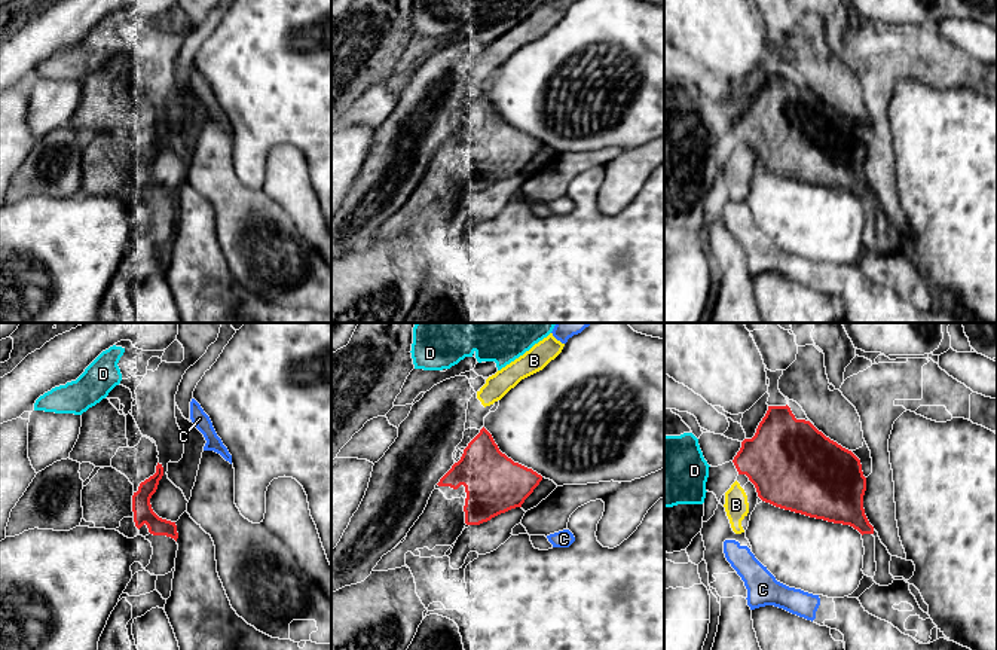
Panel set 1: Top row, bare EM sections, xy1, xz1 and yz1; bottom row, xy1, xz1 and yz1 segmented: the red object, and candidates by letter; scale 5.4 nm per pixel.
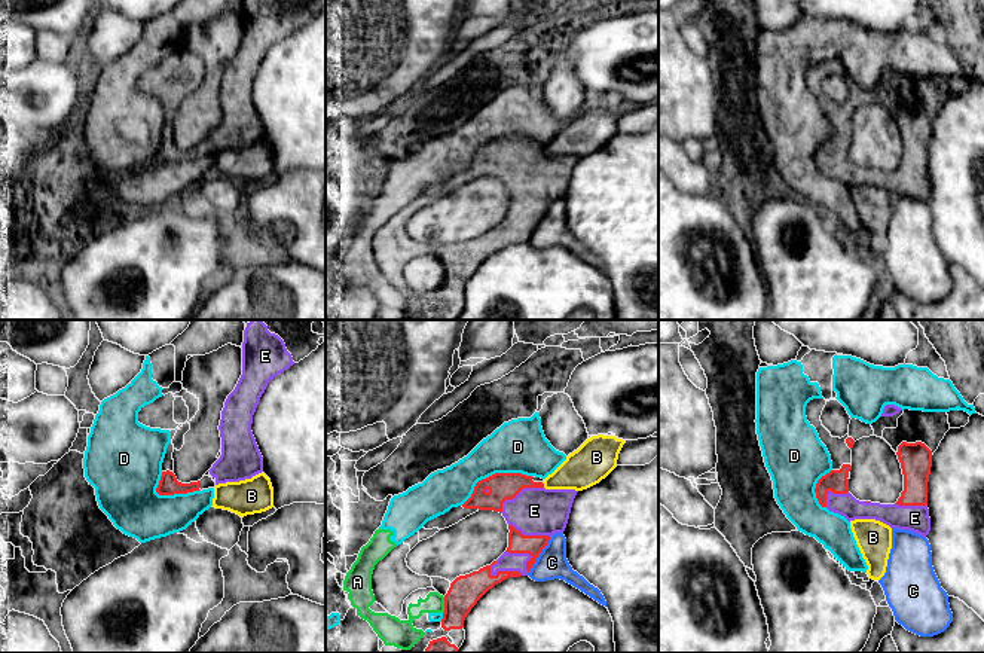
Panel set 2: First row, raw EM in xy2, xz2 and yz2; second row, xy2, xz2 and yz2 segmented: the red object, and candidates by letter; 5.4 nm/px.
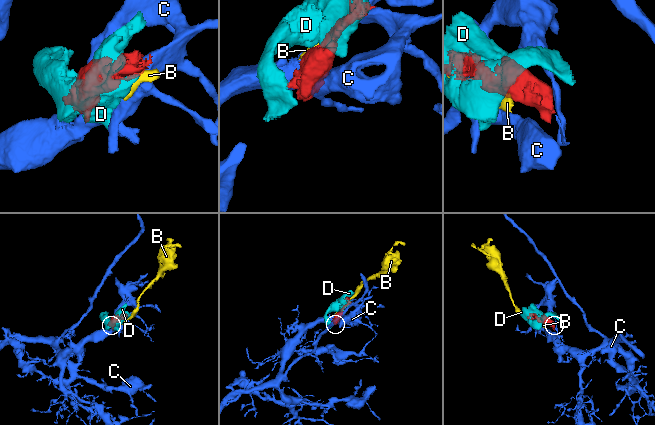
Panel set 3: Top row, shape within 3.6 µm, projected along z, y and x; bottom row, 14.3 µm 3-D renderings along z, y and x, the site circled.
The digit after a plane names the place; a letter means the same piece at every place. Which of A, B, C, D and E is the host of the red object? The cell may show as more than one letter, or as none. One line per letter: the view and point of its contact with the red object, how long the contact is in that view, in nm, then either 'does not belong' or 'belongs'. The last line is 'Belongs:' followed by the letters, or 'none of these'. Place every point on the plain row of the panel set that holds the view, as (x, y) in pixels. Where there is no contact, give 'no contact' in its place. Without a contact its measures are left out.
A: contact xz2 (445, 272); length 100 nm; does not belong
B: contact xz2 (543, 152); length 40 nm; does not belong
C: contact xz2 (538, 220); length 240 nm; does not belong
D: contact xz2 (495, 140); length 420 nm; does not belong
E: contact xz2 (518, 159); length 280 nm; belongs
Belongs: E

